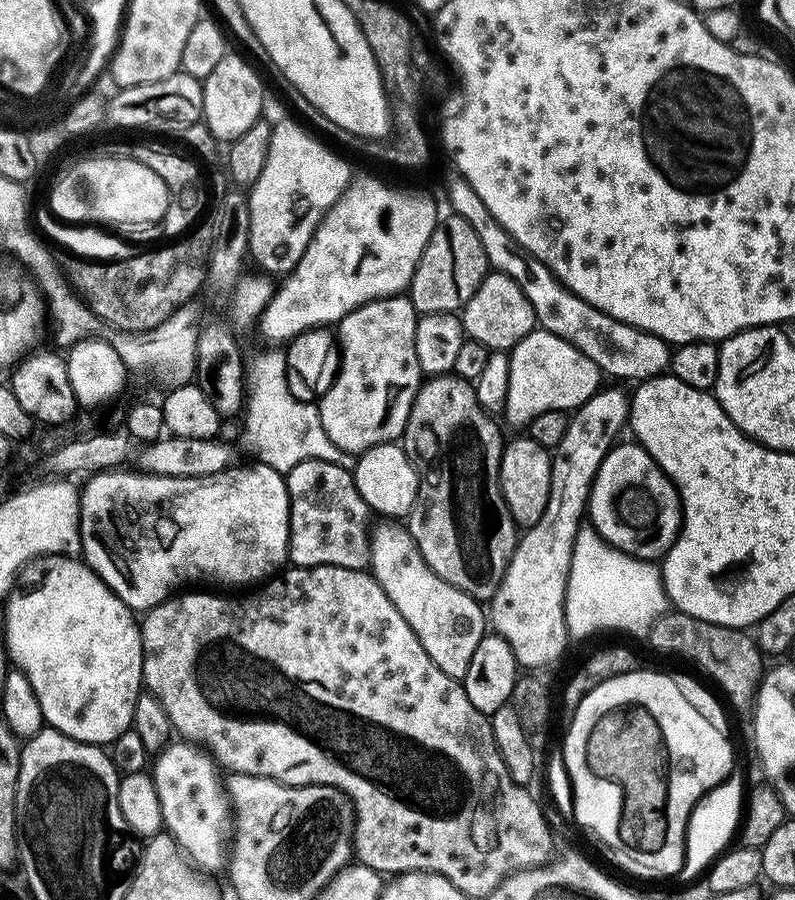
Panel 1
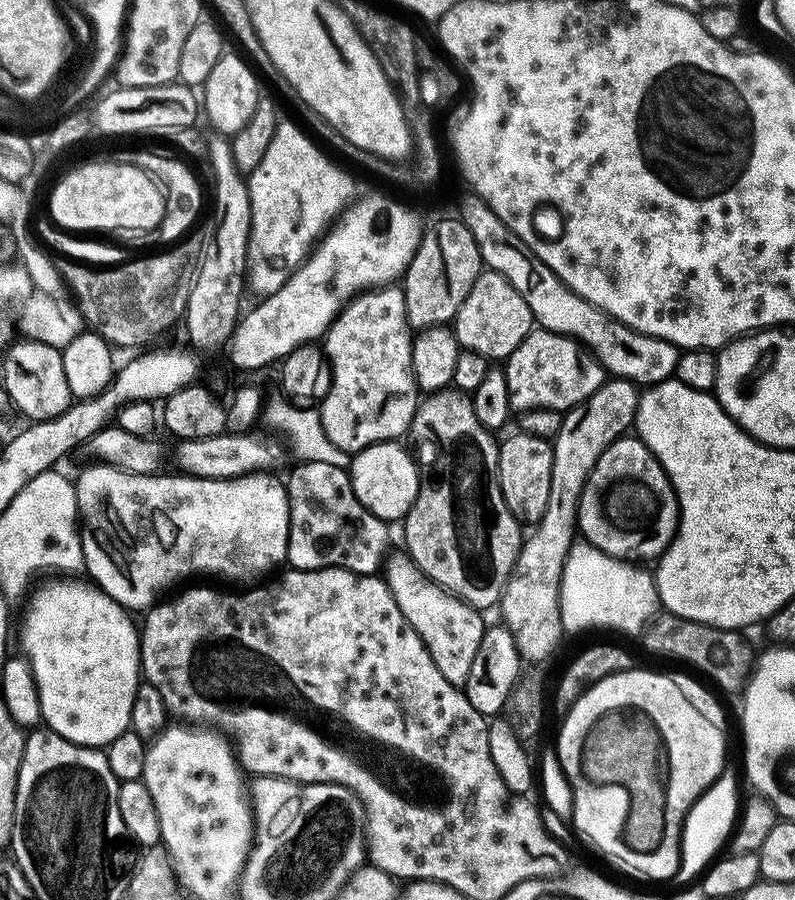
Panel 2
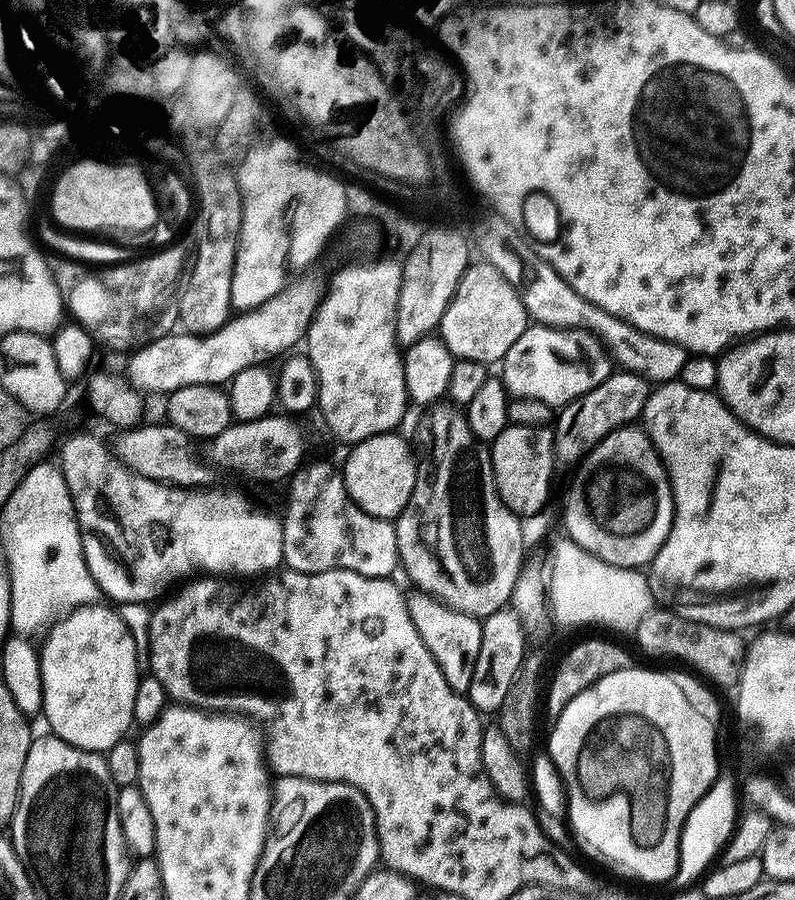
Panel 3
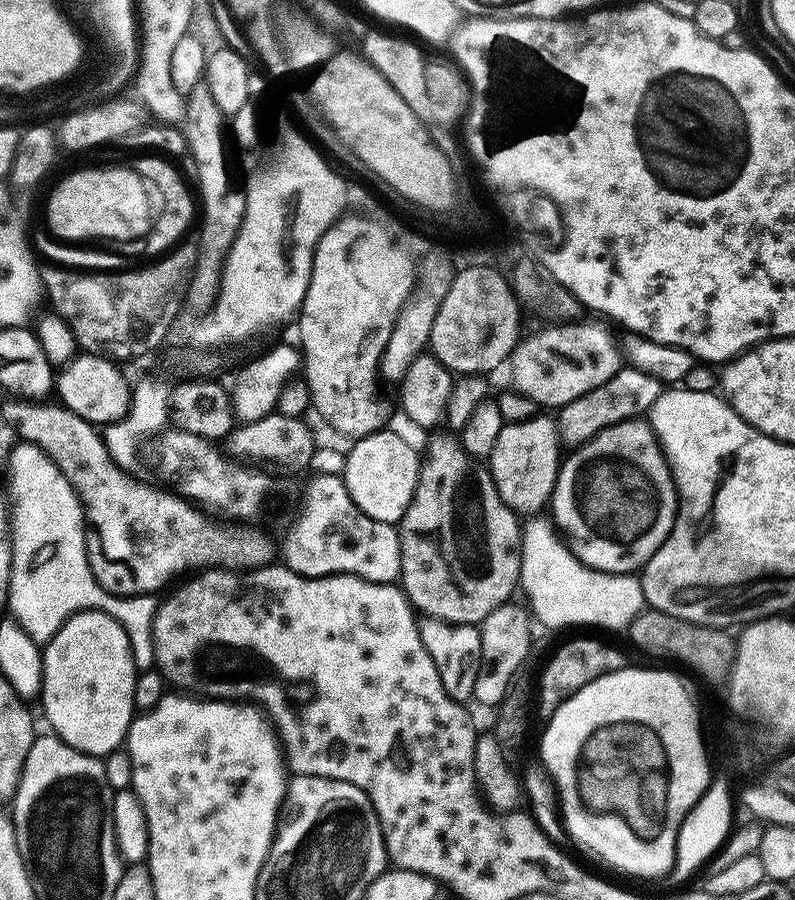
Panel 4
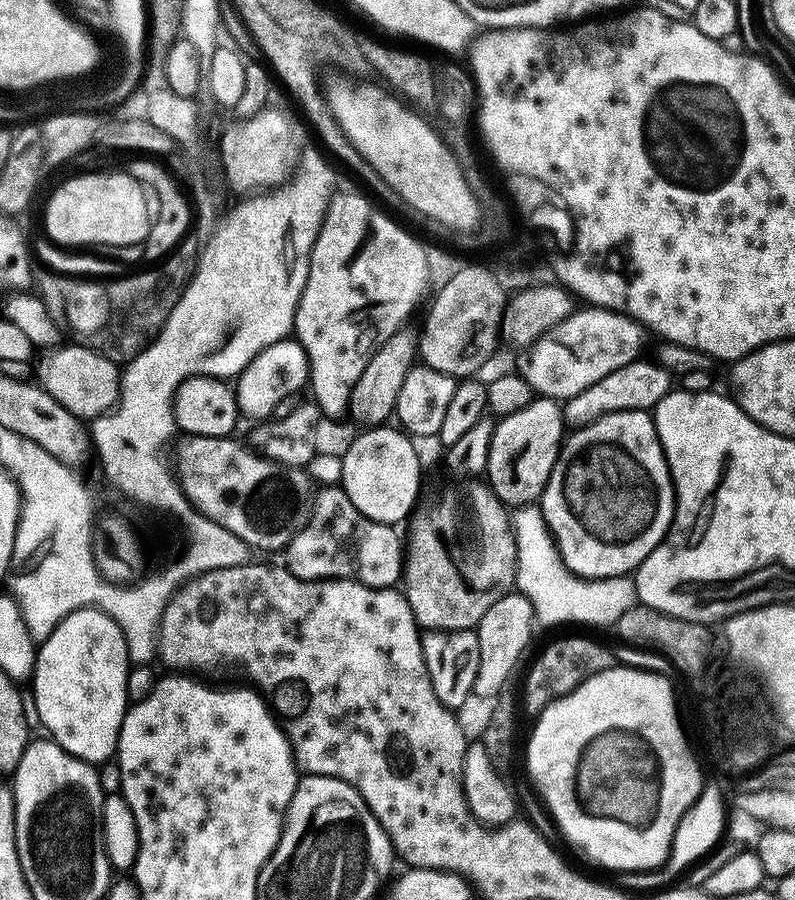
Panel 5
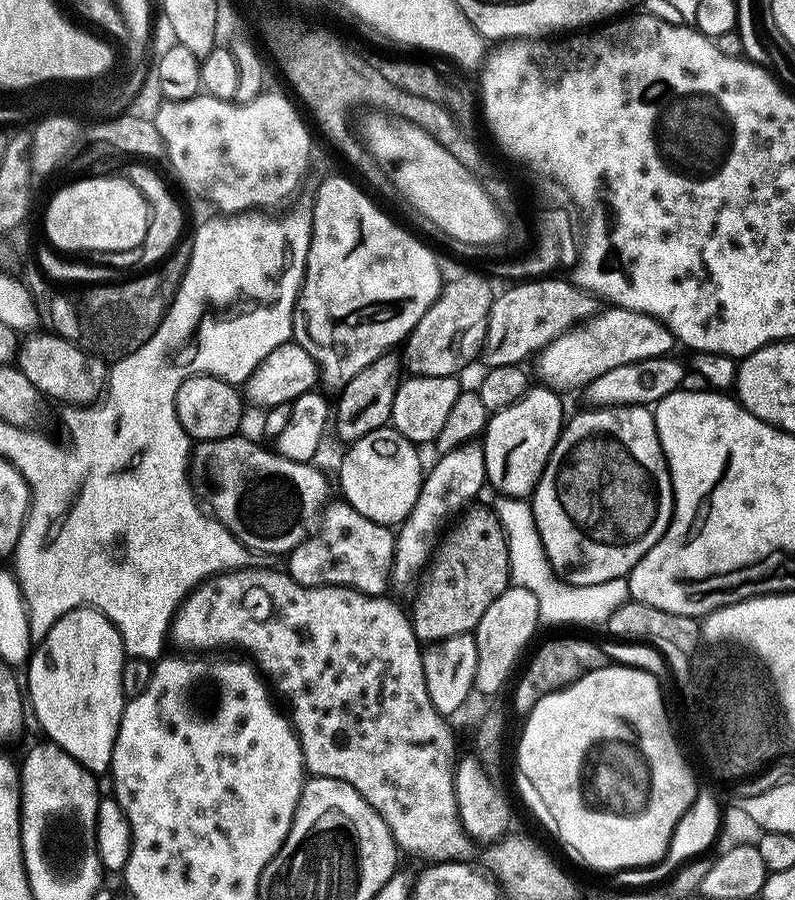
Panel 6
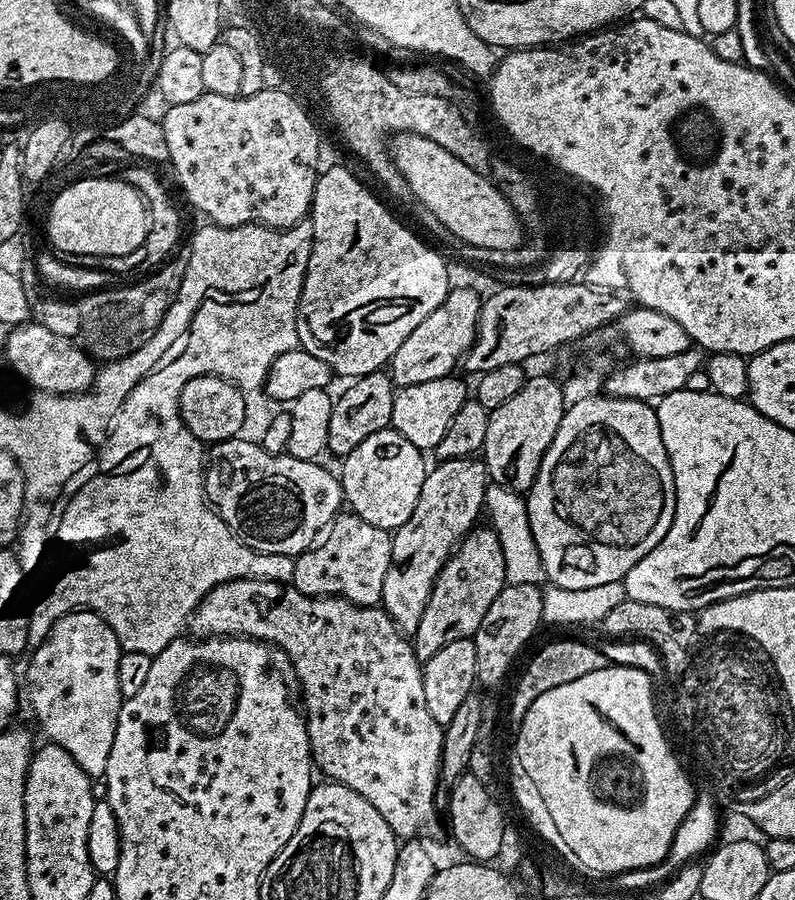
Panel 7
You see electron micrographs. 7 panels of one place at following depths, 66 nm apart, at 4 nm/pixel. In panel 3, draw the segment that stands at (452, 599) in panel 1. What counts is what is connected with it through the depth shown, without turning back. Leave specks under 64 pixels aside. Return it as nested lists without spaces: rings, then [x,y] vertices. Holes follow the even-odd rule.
[[[421,590],[407,597],[408,613],[434,662],[442,670],[442,678],[450,682],[455,692],[466,694],[470,690],[470,678],[474,678],[474,662],[478,662],[478,650],[482,646],[482,624],[477,617],[452,608],[435,596]]]

